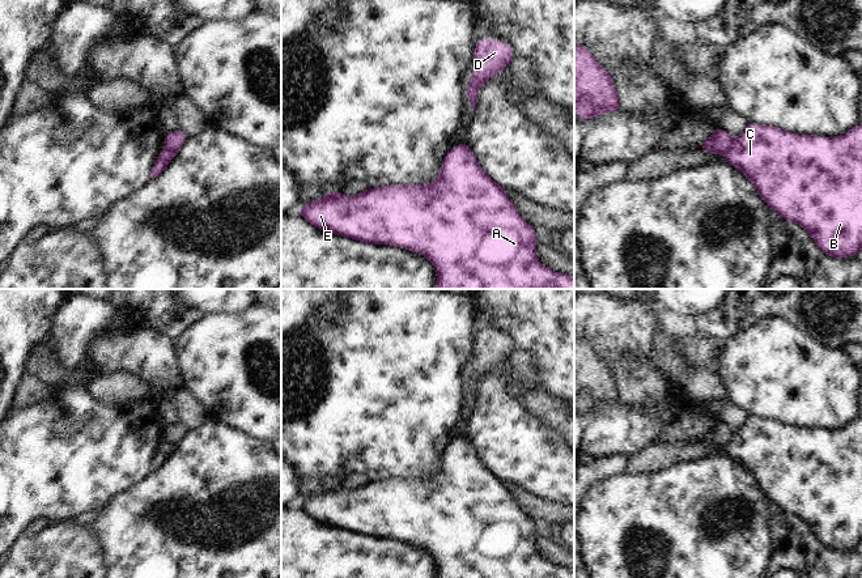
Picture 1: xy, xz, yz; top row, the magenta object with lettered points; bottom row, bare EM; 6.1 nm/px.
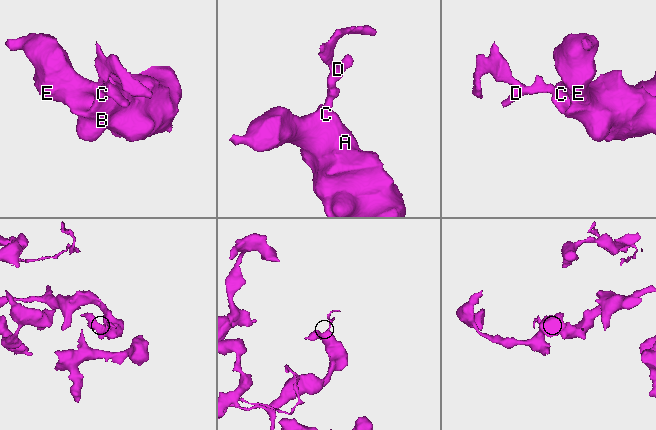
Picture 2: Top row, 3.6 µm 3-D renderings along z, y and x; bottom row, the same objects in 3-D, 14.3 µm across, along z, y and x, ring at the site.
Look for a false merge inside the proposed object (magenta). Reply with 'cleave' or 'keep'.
cleave

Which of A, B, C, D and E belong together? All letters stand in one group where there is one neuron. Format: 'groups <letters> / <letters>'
groups A B C E / D

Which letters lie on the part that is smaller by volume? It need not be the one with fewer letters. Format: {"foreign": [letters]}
{"foreign": ["D"]}

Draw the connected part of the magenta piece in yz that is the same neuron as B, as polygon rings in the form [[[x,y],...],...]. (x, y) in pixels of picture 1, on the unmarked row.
[[[750,417],[733,433],[725,451],[757,481],[786,514],[804,520],[815,537],[833,551],[853,551],[862,540],[862,417],[838,430],[794,428]]]

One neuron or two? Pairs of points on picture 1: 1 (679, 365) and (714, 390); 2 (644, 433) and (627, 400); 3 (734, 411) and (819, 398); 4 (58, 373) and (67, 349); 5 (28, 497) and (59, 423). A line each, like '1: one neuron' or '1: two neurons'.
1: one neuron
2: two neurons
3: two neurons
4: two neurons
5: one neuron

